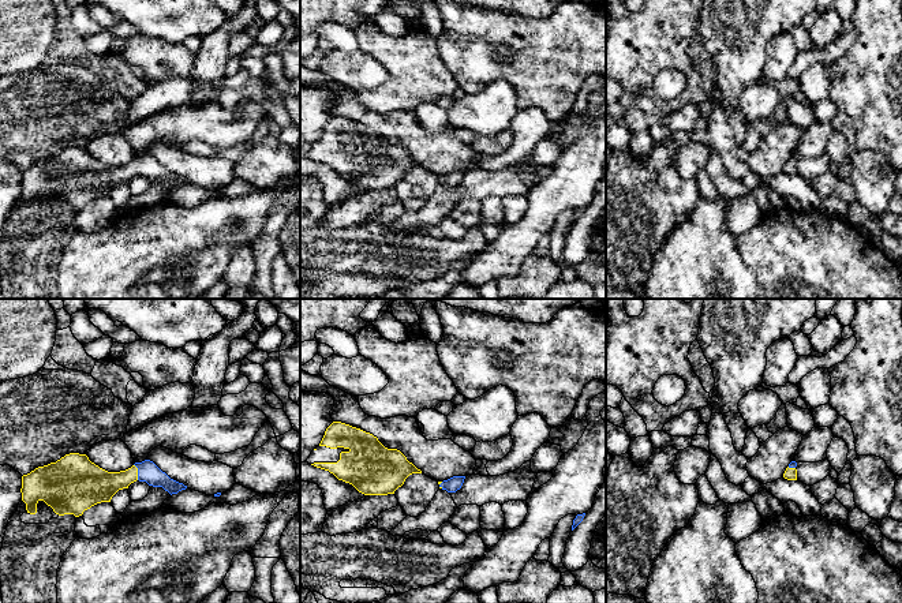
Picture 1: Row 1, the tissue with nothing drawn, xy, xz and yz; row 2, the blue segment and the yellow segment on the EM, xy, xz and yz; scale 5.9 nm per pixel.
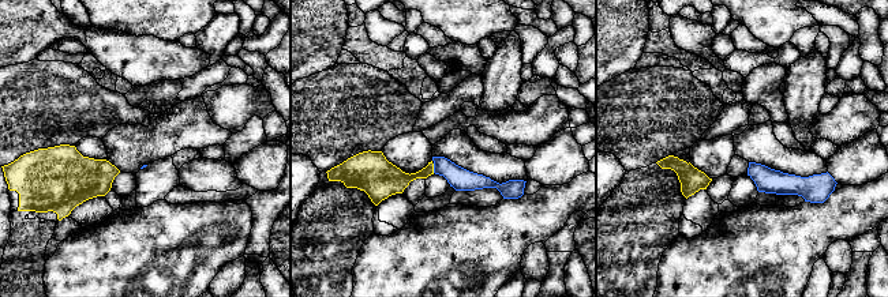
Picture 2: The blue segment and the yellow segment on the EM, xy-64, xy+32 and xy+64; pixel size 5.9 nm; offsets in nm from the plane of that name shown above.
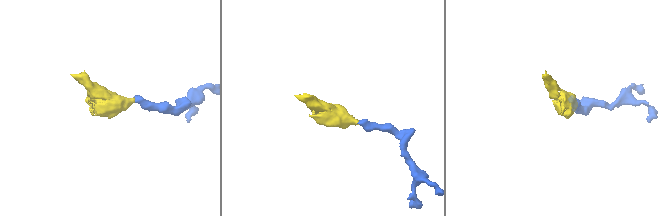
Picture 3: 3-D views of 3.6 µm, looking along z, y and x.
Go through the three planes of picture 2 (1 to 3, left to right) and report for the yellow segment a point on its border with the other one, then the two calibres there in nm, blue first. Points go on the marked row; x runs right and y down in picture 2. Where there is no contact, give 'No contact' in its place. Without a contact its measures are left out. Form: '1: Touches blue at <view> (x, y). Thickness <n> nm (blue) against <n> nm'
1: No contact
2: Touches blue at xy+32 (434, 168). Thickness 140 nm (blue) against 150 nm
3: No contact

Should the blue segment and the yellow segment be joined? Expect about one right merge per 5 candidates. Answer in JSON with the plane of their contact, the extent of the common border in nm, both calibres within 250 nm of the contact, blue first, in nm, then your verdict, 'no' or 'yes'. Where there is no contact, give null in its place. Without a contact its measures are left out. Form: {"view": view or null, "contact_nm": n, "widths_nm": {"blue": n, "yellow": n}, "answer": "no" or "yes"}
{"view": "xy", "contact_nm": 100, "widths_nm": {"blue": 120, "yellow": 190}, "answer": "yes"}

